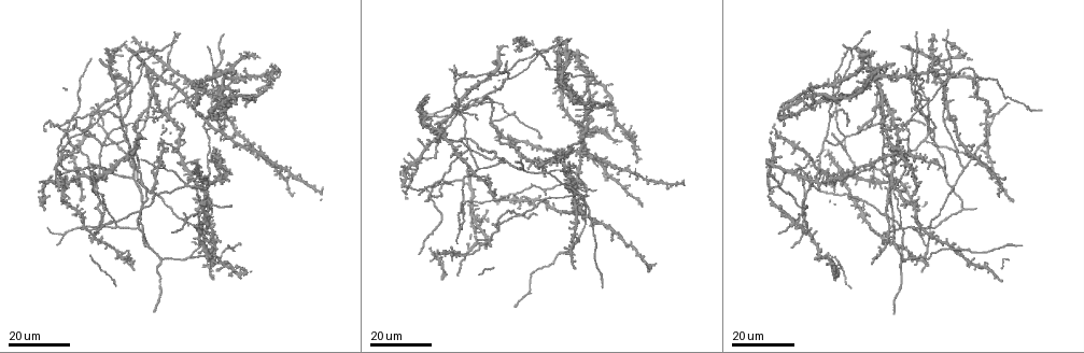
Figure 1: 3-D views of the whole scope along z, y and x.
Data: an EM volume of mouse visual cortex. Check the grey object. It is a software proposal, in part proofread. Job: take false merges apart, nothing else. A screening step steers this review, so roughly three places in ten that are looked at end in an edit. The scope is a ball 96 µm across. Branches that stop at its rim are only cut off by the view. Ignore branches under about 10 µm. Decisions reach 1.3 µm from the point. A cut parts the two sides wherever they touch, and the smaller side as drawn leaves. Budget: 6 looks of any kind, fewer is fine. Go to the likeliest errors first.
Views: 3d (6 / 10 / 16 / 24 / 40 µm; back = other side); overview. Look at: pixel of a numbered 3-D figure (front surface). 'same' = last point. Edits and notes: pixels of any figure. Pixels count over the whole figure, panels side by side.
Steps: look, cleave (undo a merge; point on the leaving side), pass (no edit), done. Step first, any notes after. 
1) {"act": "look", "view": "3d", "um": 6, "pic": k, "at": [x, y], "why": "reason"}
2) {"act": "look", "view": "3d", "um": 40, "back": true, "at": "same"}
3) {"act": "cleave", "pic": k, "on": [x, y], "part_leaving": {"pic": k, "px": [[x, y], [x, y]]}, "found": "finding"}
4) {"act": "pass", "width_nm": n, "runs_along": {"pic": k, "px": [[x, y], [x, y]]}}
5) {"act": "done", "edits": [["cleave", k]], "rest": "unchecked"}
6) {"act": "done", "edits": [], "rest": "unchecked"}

{"act": "look", "view": "3d", "um": 16, "pic": 1, "at": [919, 109], "why": "arms run side by side"}

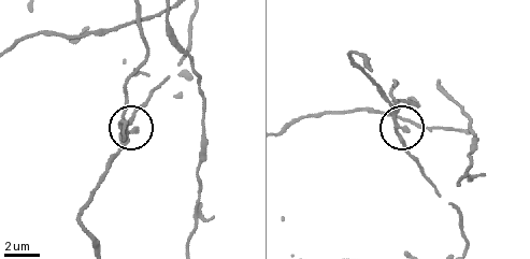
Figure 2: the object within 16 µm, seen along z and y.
{"act": "look", "view": "3d", "um": 6, "pic": 2, "at": [394, 117], "why": "zoom in"}

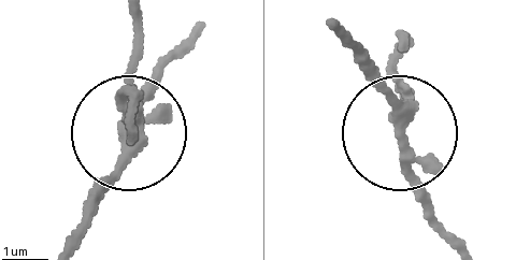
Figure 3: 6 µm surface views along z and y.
{"act": "pass", "arms": 4, "found": "all the same neuron"}

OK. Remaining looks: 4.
{"act": "look", "view": "3d", "um": 24, "pic": 1, "at": [548, 49], "why": "four-way junction"}

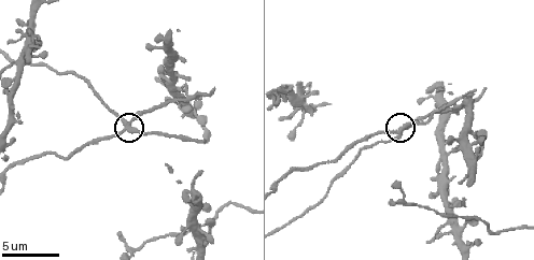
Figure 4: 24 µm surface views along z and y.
{"act": "look", "view": "3d", "um": 6, "pic": 4, "at": [399, 135]}

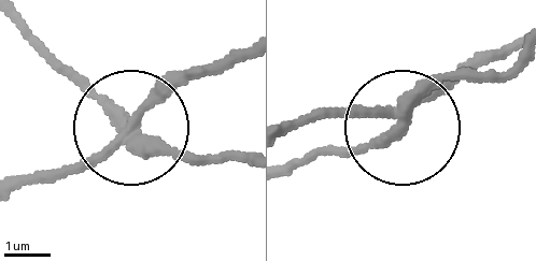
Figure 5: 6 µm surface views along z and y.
{"act": "cleave", "pic": 5, "on": [186, 154], "width_nm": 260, "part_leaving": {"pic": 5, "px": [[131, 135], [19, 12]]}, "found": "a second neuron is stuck on"}

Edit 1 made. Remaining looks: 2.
{"act": "look", "view": "3d", "um": 16, "pic": 1, "at": [138, 212], "why": "a fork"}

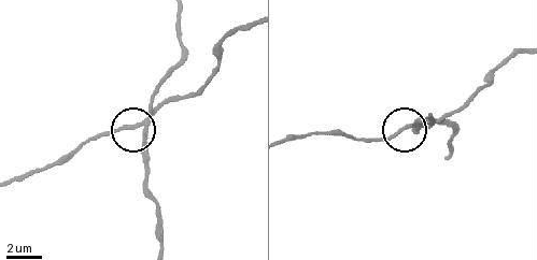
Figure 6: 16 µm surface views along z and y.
{"act": "look", "view": "3d", "um": 6, "pic": 6, "at": [136, 124]}

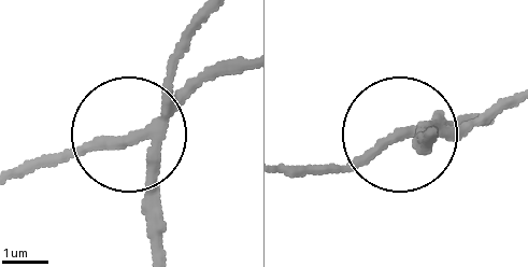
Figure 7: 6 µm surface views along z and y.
{"act": "cleave", "pic": 7, "on": [159, 195], "part_leaving": {"pic": 7, "px": [[160, 118], [190, 18]]}, "found": "a second neuron is stuck on"}

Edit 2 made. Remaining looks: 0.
{"act": "done", "edits": [["cleave", 5], ["cleave", 7]], "rest": "unchecked"}

